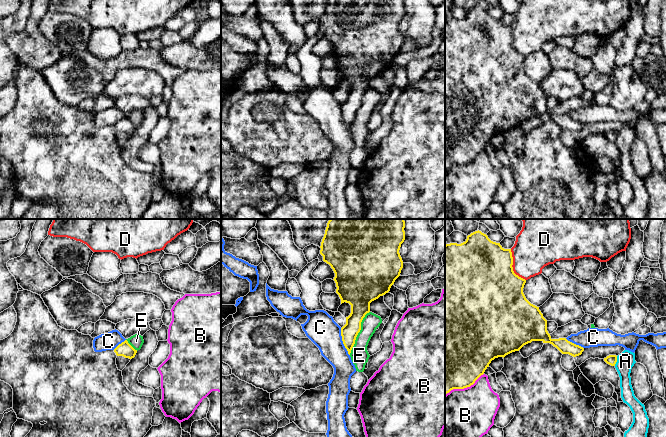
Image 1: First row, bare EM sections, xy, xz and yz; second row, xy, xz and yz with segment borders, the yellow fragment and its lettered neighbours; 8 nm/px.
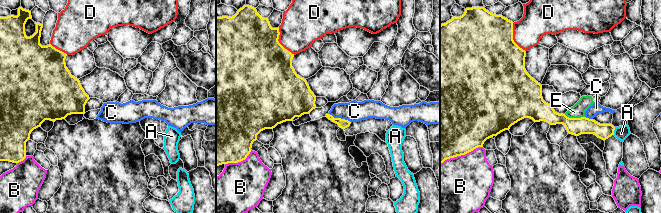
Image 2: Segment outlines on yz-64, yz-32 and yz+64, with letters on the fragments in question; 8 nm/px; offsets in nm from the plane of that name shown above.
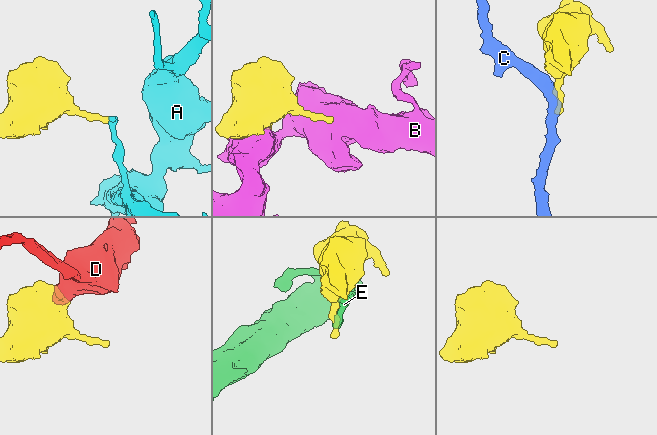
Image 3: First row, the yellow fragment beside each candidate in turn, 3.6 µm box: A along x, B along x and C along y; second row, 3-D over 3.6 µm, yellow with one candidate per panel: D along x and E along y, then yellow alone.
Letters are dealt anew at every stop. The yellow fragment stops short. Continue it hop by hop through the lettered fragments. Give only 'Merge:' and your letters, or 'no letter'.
Merge: no letter

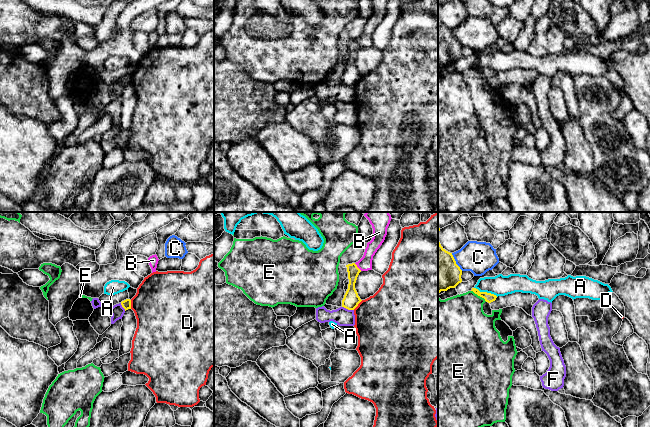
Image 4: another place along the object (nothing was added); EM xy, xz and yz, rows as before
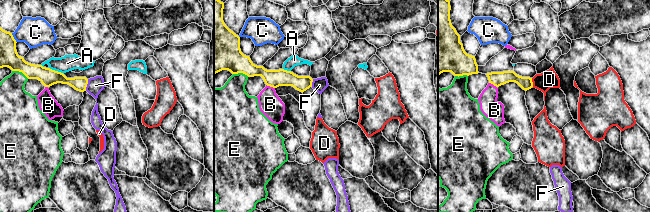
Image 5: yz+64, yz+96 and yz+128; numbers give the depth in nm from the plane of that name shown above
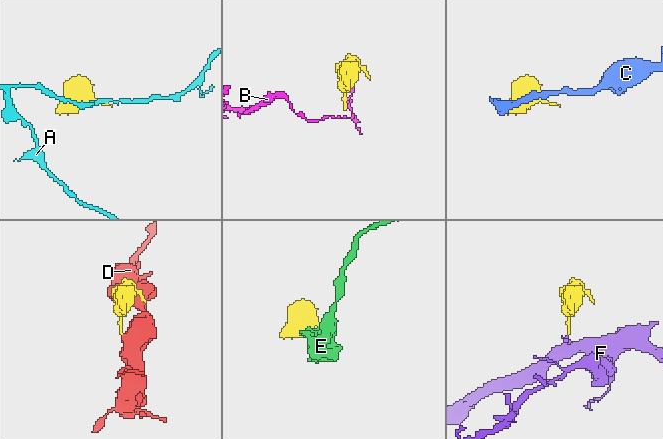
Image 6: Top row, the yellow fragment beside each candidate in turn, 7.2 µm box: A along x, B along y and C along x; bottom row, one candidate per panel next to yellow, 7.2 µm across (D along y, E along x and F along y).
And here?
Merge: no letter

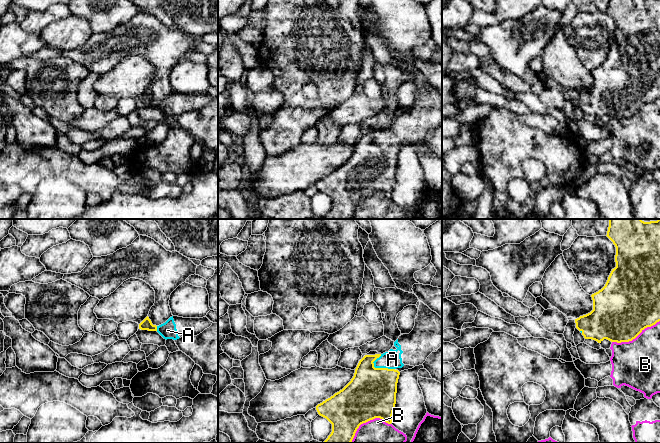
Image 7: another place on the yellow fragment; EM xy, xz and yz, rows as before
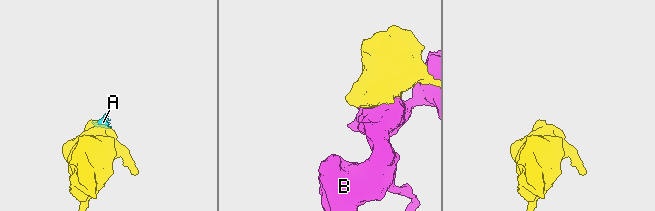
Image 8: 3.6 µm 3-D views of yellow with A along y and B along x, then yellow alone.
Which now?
Merge: A

